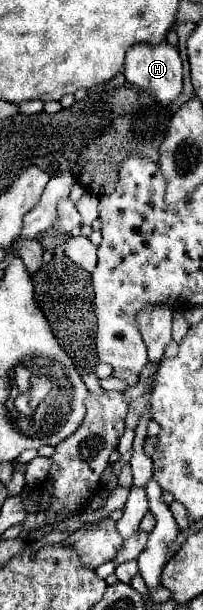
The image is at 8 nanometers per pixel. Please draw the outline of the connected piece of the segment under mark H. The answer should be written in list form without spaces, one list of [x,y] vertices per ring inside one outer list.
[[[163,40],[159,44],[131,46],[125,56],[125,78],[129,84],[153,92],[161,104],[165,104],[165,106],[171,104],[183,88],[183,66],[181,66],[179,50],[175,46],[171,46],[167,40]]]

